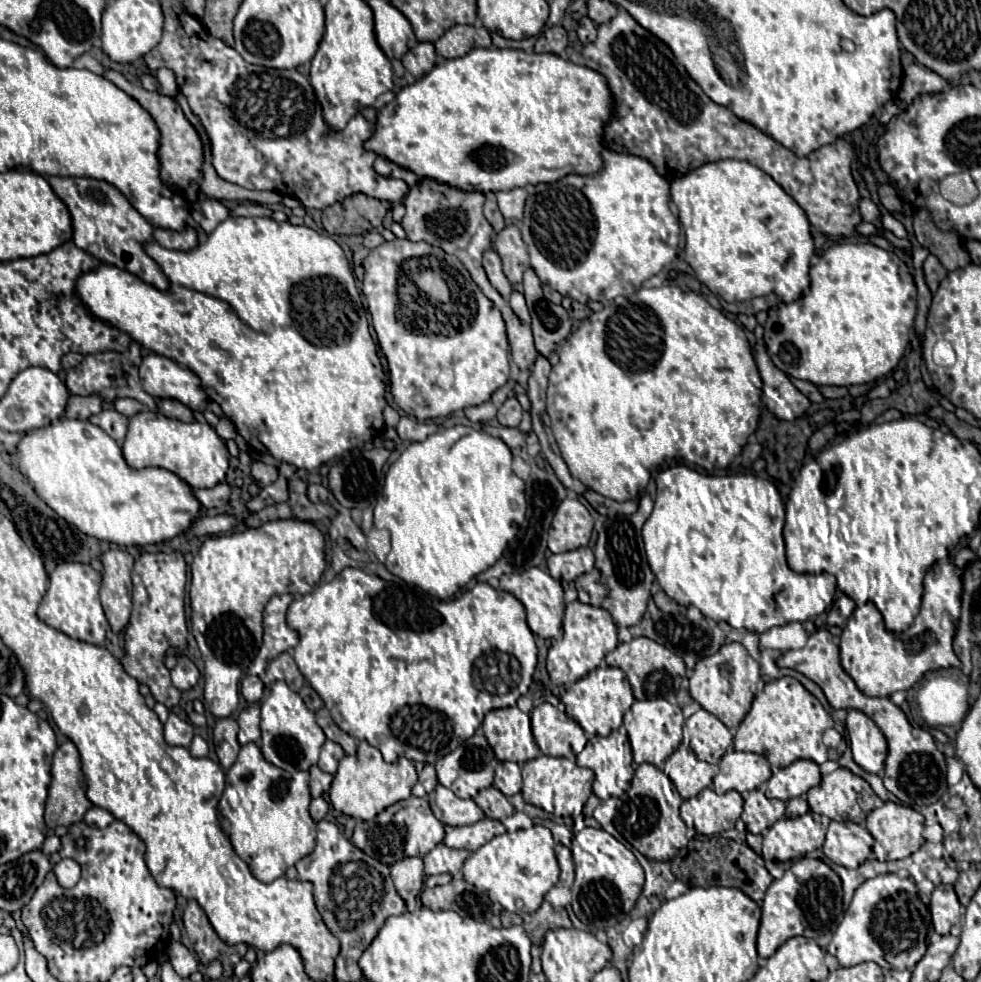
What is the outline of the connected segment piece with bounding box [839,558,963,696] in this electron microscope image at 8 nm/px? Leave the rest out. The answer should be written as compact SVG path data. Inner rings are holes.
M953 560L935 562L925 576L925 594L923 606L915 624L909 628L909 634L917 638L917 644L911 648L907 642L889 632L883 624L881 612L873 602L857 606L849 616L849 622L841 634L841 664L845 672L855 680L857 688L869 696L891 696L897 690L907 690L929 670L937 668L957 668L961 662L953 650L953 639L956 633L957 620L961 613L961 582L963 570L953 564Z

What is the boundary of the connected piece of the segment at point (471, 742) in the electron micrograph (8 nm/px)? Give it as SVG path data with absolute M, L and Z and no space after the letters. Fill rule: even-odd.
M477 730L457 750L453 750L445 758L437 760L437 764L435 764L437 780L445 788L453 790L455 796L459 796L459 798L473 798L481 788L489 788L493 784L493 774L495 774L497 760L495 760L493 750L489 748L489 744L483 744L483 742L487 742L487 738L485 738L483 730Z

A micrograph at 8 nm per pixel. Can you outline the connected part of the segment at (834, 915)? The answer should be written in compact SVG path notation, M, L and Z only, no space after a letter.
M801 858L795 862L783 878L773 880L773 884L767 888L763 898L763 916L757 936L757 952L759 958L769 958L775 954L775 950L793 936L807 936L807 938L819 938L825 932L831 932L841 914L843 914L843 890L839 876L821 860L815 858Z

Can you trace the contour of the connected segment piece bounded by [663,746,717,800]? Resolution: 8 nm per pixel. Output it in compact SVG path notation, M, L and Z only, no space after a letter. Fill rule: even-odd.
M679 746L667 760L665 760L665 774L671 778L679 794L687 800L697 796L703 788L711 786L715 774L717 774L717 764L703 762L695 756L693 750Z

